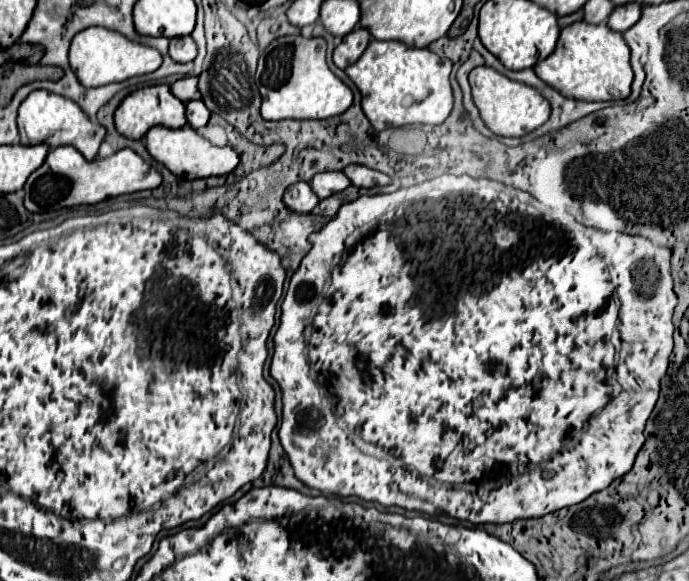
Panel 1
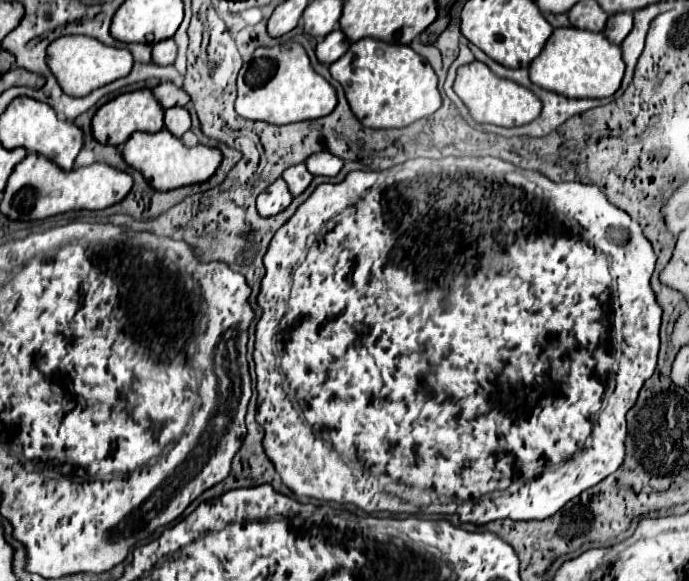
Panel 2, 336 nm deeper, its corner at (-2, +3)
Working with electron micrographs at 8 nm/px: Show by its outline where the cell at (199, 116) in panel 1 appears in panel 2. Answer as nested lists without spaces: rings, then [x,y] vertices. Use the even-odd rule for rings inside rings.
[[[171,107],[171,109],[165,109],[163,123],[169,133],[173,133],[175,137],[181,137],[185,131],[189,131],[191,117],[185,107]]]

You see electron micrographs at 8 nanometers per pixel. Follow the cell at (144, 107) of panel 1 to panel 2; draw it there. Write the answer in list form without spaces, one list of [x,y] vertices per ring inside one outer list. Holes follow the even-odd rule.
[[[139,89],[131,93],[123,93],[111,101],[107,101],[103,107],[97,109],[91,121],[93,127],[93,137],[103,143],[103,145],[121,145],[131,137],[135,131],[145,131],[145,133],[157,133],[163,129],[163,107],[159,101],[153,97],[149,89]]]

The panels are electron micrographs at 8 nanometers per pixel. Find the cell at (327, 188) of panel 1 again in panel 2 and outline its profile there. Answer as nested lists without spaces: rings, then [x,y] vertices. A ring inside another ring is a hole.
[[[303,163],[285,169],[281,177],[285,179],[285,183],[287,183],[287,187],[289,187],[289,191],[291,191],[293,197],[297,197],[299,193],[303,193],[307,189],[307,185],[311,183],[311,179],[313,179],[313,175],[307,171],[307,167]]]

